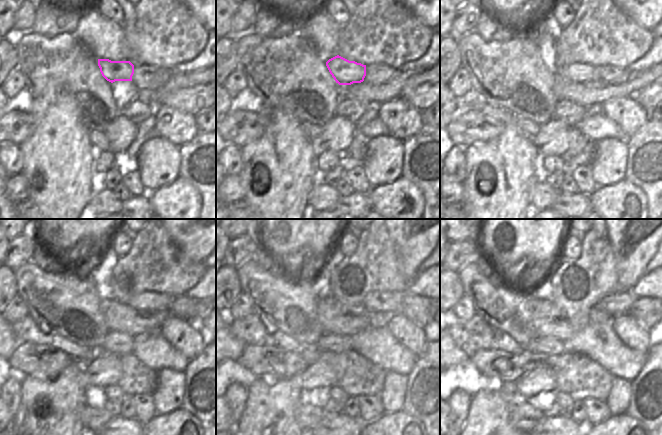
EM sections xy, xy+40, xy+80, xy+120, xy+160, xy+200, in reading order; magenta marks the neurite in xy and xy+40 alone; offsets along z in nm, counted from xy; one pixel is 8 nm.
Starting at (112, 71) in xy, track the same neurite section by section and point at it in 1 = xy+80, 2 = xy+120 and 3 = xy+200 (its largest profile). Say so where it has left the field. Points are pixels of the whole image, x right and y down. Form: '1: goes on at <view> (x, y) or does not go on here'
1: goes on at xy+80 (575, 72)
2: goes on at xy+120 (147, 301)
3: goes on at xy+200 (619, 302)

